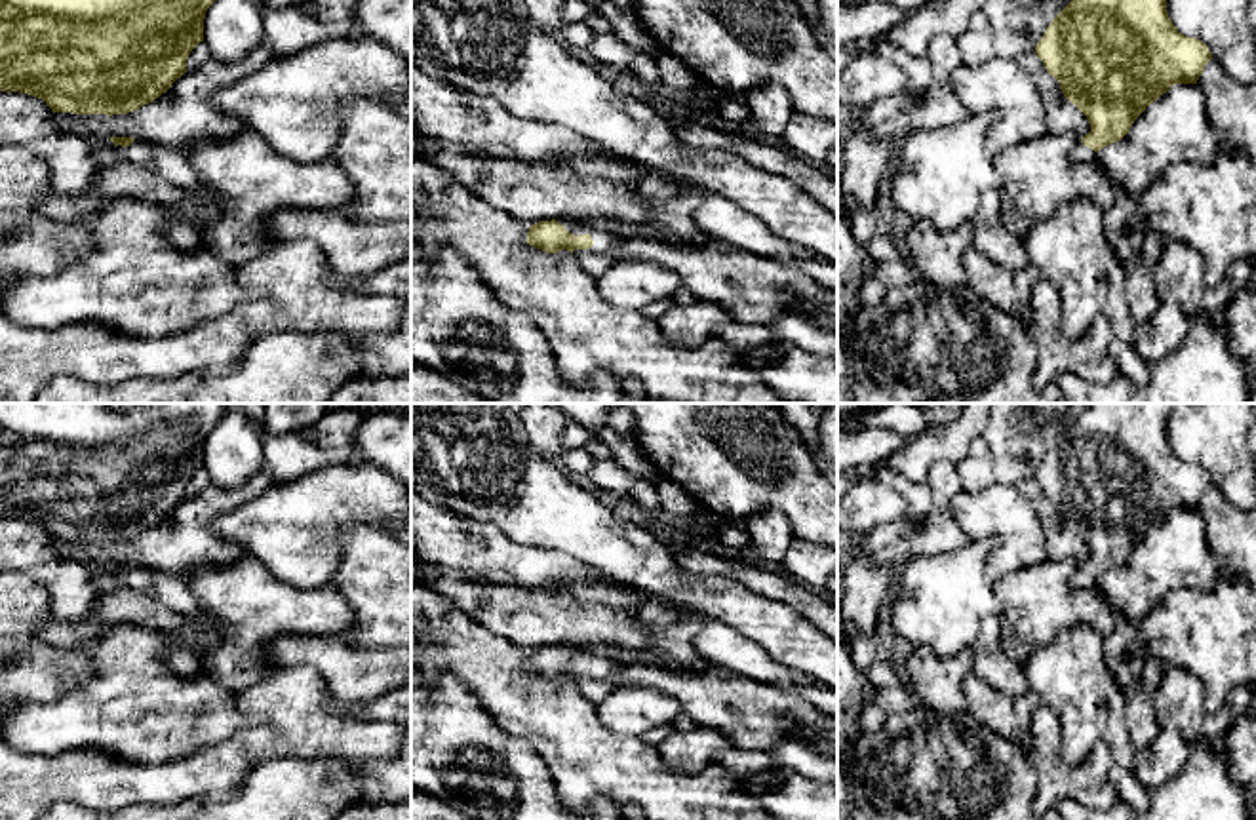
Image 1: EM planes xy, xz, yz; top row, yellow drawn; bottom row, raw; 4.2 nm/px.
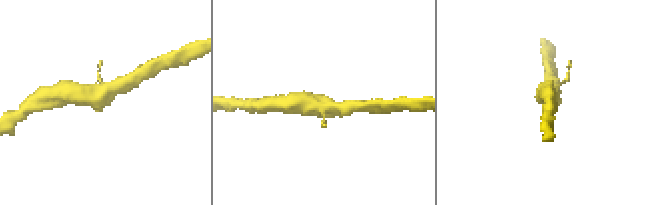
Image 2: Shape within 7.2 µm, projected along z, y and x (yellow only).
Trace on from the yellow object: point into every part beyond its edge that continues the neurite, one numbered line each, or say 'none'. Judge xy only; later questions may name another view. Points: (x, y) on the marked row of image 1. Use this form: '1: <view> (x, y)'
1: xy (164, 160)

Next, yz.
1: yz (1081, 155)

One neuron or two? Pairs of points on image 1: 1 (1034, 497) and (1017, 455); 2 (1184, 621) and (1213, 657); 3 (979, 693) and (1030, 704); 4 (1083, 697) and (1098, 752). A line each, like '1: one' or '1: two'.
1: two
2: one
3: one
4: two

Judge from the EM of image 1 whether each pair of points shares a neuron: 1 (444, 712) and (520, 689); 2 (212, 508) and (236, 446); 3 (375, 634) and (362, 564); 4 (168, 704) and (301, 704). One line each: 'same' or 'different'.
1: different
2: different
3: same
4: different

